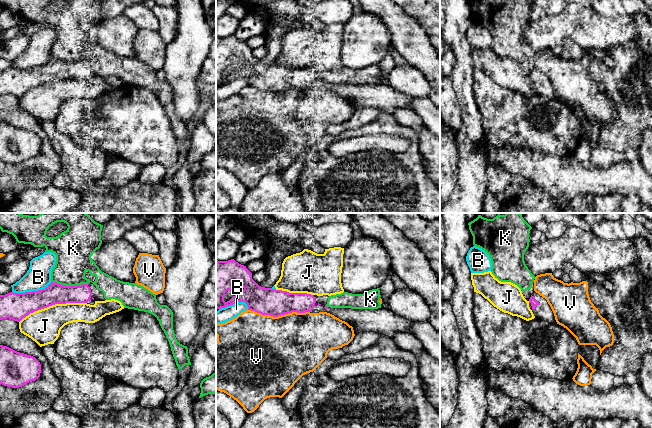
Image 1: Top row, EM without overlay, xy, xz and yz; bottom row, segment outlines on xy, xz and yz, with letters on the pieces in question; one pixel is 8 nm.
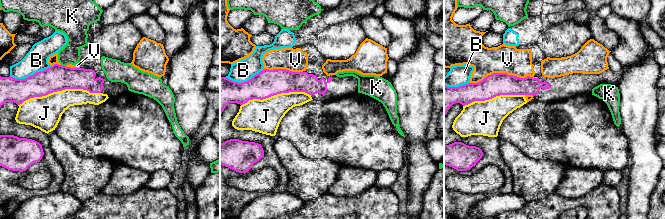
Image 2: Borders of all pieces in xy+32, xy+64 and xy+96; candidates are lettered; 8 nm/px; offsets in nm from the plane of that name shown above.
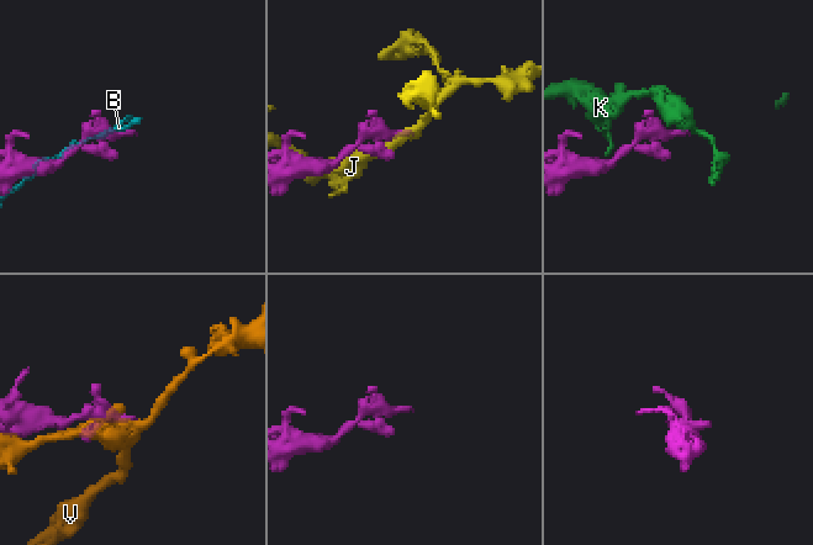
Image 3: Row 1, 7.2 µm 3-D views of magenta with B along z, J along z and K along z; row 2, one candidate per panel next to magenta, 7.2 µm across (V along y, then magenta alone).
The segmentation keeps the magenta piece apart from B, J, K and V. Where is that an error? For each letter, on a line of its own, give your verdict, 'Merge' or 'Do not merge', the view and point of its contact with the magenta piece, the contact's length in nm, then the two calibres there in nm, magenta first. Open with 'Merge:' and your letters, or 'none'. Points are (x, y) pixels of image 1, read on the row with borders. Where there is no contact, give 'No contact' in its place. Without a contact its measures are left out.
Merge: none
B: Do not merge. Touches magenta at xy (32, 291). Shared border 340 nm. Thickness 220 nm (magenta) against 200 nm
J: Do not merge. Touches magenta at xy (52, 304). Shared border 550 nm. Thickness 190 nm (magenta) against 280 nm
K: Do not merge. Touches magenta at xy (69, 286). Shared border 300 nm. Thickness 170 nm (magenta) against 280 nm
V: Do not merge. Touches magenta at xz (279, 315). Shared border 500 nm. Thickness 220 nm (magenta) against 500 nm

